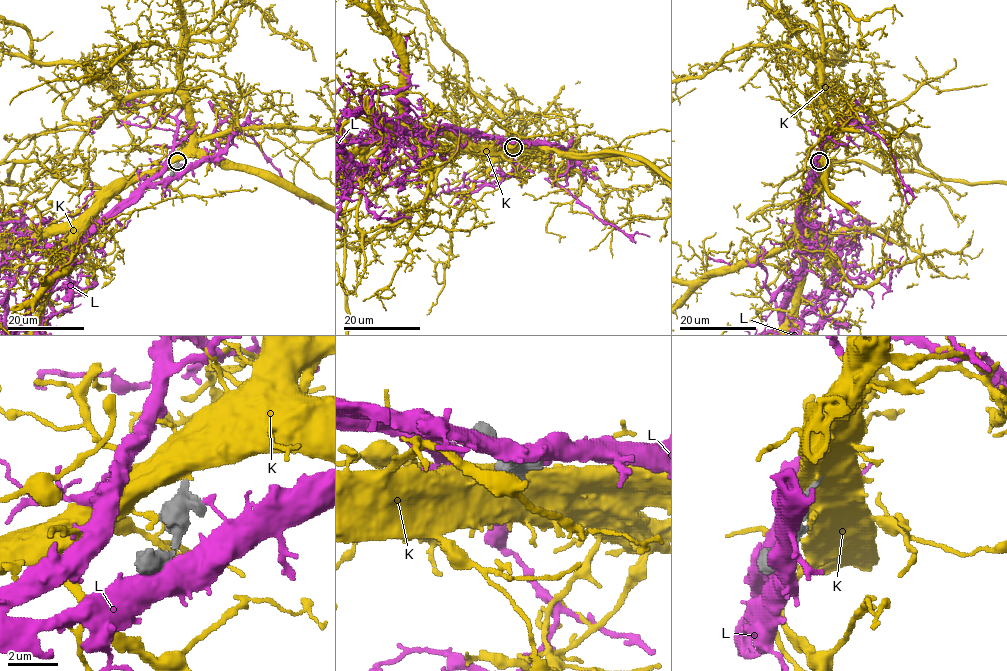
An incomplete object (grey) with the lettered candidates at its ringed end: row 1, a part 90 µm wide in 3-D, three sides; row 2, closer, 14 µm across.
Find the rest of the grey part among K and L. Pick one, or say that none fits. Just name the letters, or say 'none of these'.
none of these

